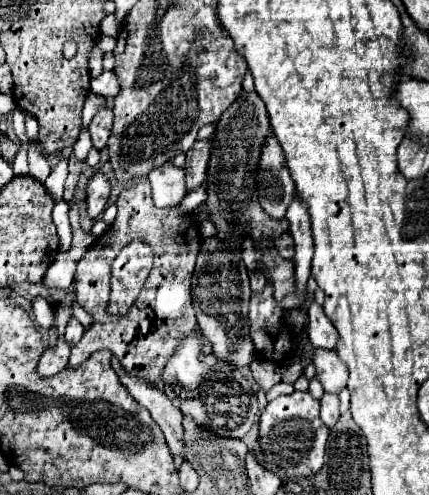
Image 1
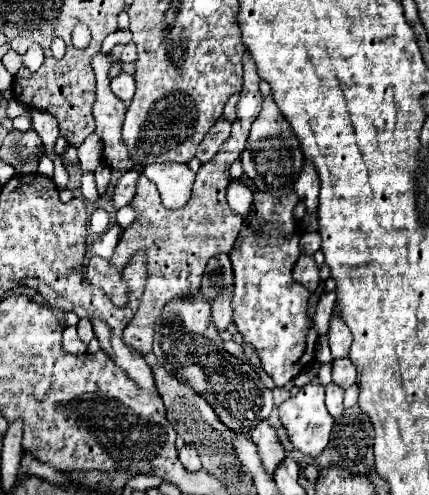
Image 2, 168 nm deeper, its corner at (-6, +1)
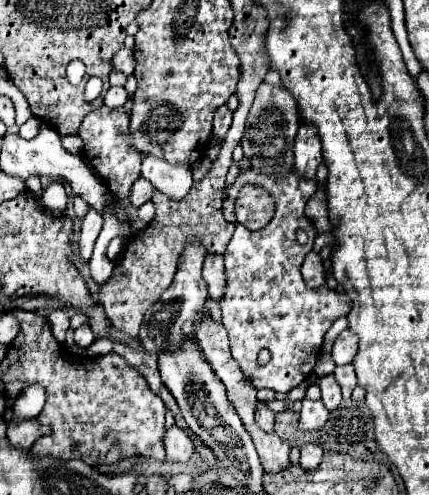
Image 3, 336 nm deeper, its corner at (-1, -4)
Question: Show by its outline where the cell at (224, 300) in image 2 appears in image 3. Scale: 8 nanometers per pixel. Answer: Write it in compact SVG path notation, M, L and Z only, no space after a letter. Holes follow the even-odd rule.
M211 253L205 257L203 265L203 279L209 287L209 295L213 301L221 301L225 293L225 269L223 269L223 255L211 257Z

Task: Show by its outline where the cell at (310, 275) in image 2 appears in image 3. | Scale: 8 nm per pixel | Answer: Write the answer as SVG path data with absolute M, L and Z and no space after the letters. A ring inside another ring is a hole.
M311 251L305 257L305 263L301 267L303 279L307 281L309 287L321 287L325 283L325 269L323 269L323 259L317 251Z

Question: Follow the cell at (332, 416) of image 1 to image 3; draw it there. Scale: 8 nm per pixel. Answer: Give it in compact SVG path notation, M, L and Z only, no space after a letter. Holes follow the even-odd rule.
M333 373L321 377L319 379L319 387L321 387L321 401L325 403L325 407L329 411L337 409L337 405L341 403L341 389L339 389L339 383L335 381Z

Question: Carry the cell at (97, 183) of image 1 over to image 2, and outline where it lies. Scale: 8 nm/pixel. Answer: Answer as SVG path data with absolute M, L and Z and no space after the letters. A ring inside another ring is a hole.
M128 170L120 176L120 180L116 182L114 186L114 192L112 192L112 206L114 210L120 210L122 206L128 206L132 196L134 196L134 190L136 190L136 180L138 180L138 172L136 170Z

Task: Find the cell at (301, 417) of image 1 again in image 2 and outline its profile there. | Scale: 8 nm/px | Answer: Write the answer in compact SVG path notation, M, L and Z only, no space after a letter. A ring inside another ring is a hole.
M314 378L310 384L306 384L304 388L300 388L300 392L296 396L288 398L286 402L282 402L280 408L278 408L278 412L280 412L282 426L284 426L290 442L292 442L292 446L300 454L312 456L312 458L316 458L318 454L322 454L322 450L326 448L326 444L330 440L334 418L328 414L328 410L324 406L324 386L320 384L318 378Z

